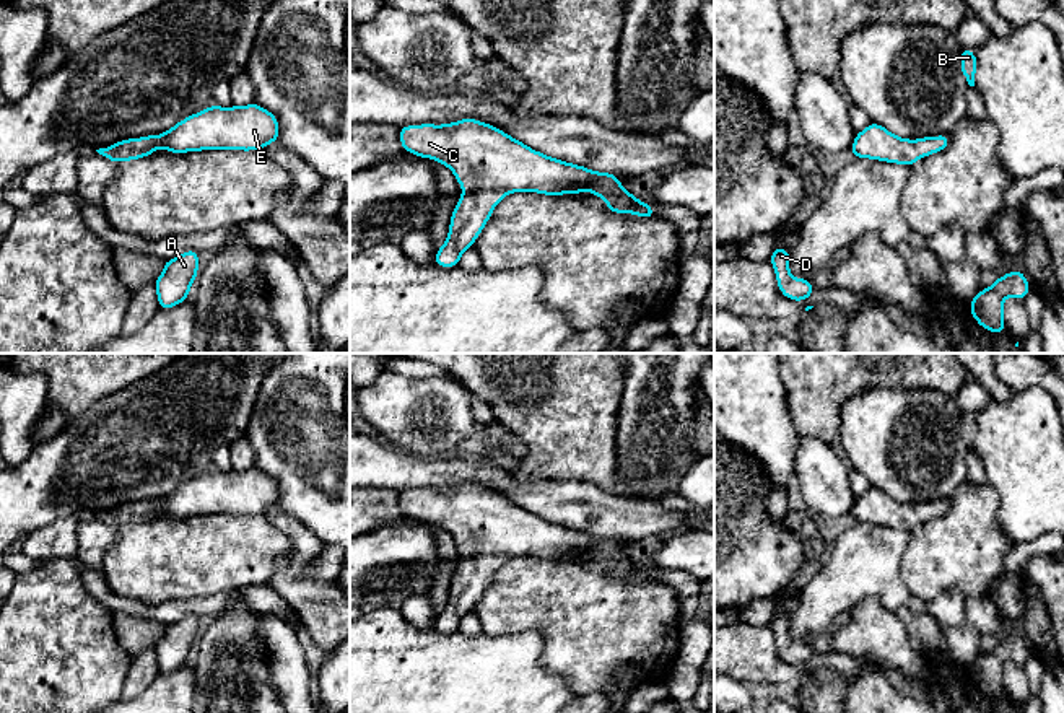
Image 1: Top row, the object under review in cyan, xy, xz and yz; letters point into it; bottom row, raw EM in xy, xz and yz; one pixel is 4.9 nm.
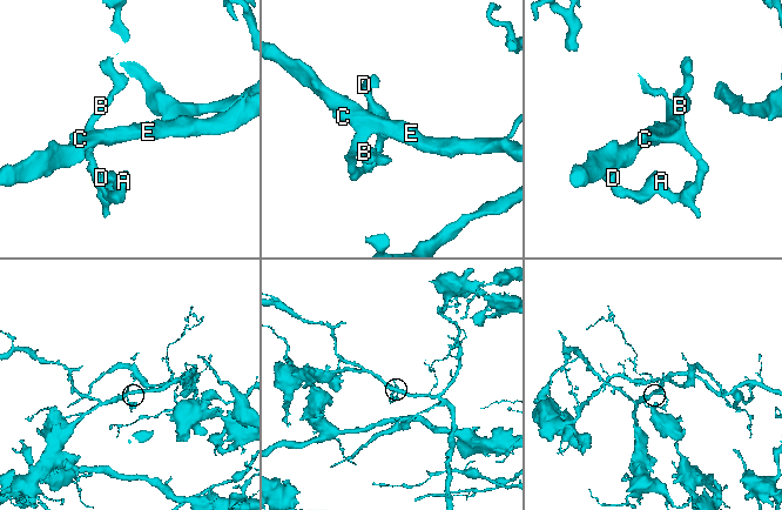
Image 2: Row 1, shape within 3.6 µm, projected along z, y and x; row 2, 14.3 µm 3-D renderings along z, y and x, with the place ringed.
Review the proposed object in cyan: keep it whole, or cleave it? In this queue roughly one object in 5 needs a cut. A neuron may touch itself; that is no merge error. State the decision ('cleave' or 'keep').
keep

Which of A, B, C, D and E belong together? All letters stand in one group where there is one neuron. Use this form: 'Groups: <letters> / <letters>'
Groups: A B C D E

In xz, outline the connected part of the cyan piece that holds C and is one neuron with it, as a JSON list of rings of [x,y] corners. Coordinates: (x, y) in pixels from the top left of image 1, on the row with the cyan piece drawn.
[[[477,119],[402,125],[399,140],[408,153],[447,166],[464,189],[452,210],[447,239],[434,256],[433,264],[438,267],[457,267],[493,208],[512,192],[565,195],[587,190],[602,197],[612,213],[656,217],[649,203],[623,189],[617,174],[547,156]]]

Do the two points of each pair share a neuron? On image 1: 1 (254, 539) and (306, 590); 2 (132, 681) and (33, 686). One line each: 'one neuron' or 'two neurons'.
1: two neurons
2: two neurons

